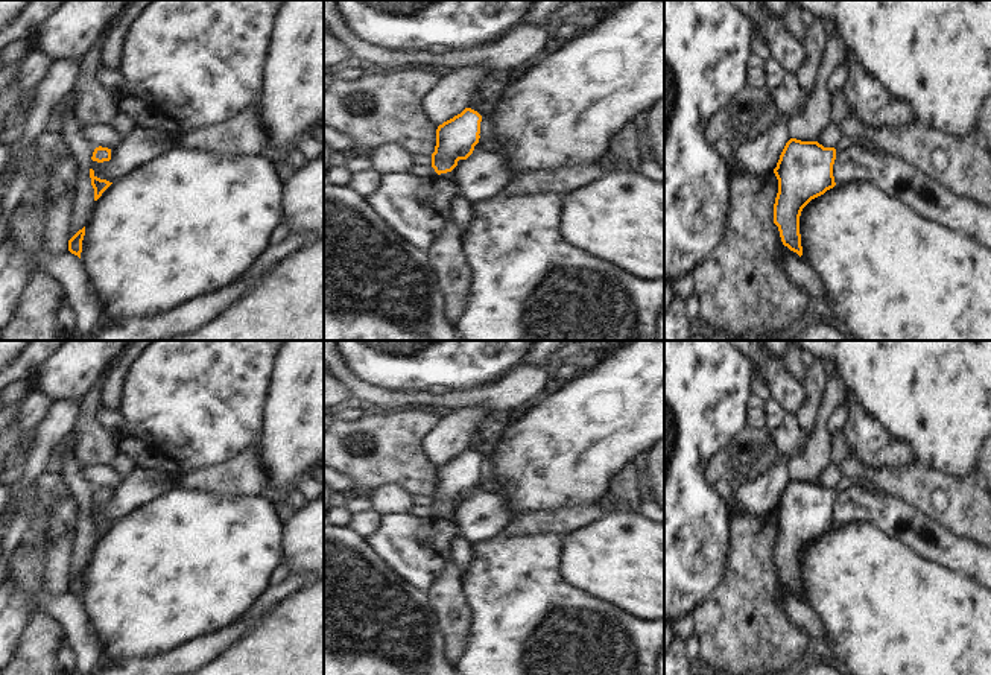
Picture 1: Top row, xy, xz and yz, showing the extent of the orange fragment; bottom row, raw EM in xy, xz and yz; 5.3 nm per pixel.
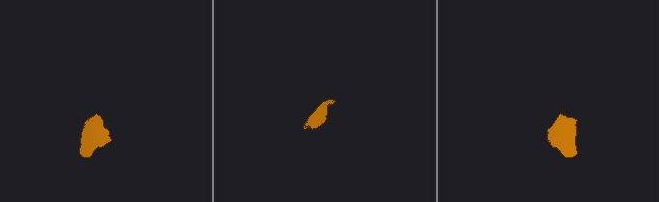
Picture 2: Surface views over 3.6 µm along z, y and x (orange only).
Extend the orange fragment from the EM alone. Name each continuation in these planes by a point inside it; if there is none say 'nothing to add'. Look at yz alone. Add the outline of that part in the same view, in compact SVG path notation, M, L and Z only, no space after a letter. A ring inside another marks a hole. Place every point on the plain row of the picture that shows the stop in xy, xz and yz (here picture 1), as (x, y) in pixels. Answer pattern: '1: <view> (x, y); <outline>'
nothing to add

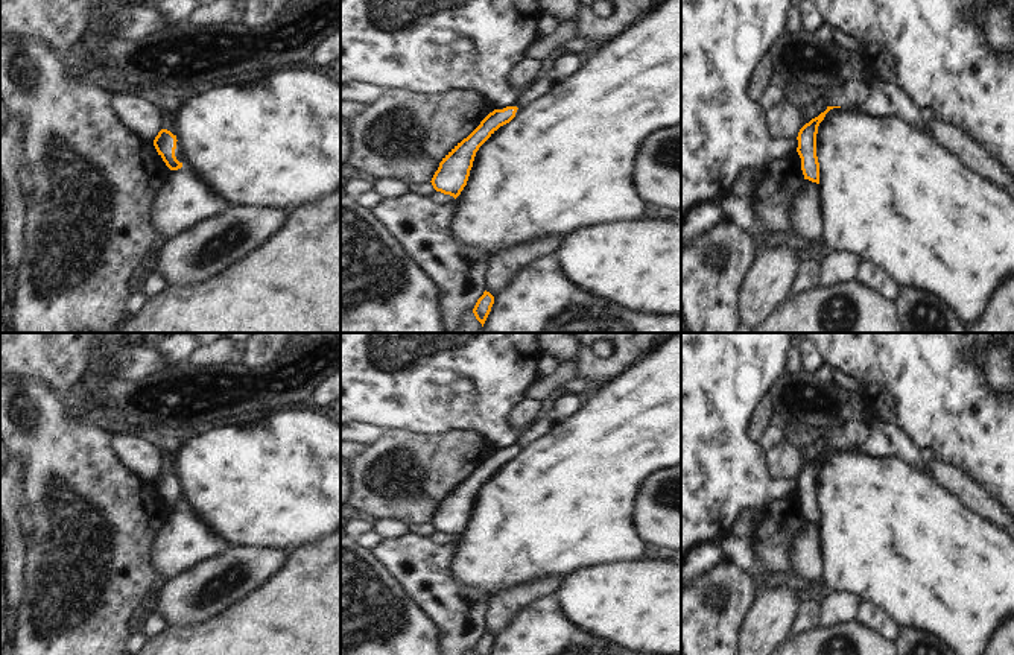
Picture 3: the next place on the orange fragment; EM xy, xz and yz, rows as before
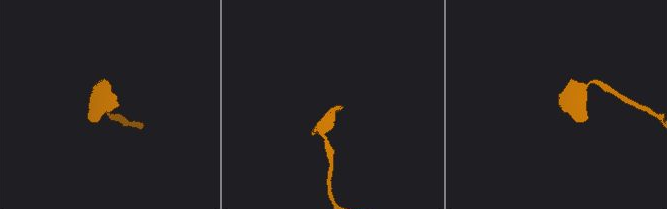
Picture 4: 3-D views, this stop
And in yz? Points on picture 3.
nothing to add

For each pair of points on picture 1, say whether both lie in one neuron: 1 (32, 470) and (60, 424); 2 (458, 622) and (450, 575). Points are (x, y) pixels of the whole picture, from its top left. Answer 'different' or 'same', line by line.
1: same
2: same

